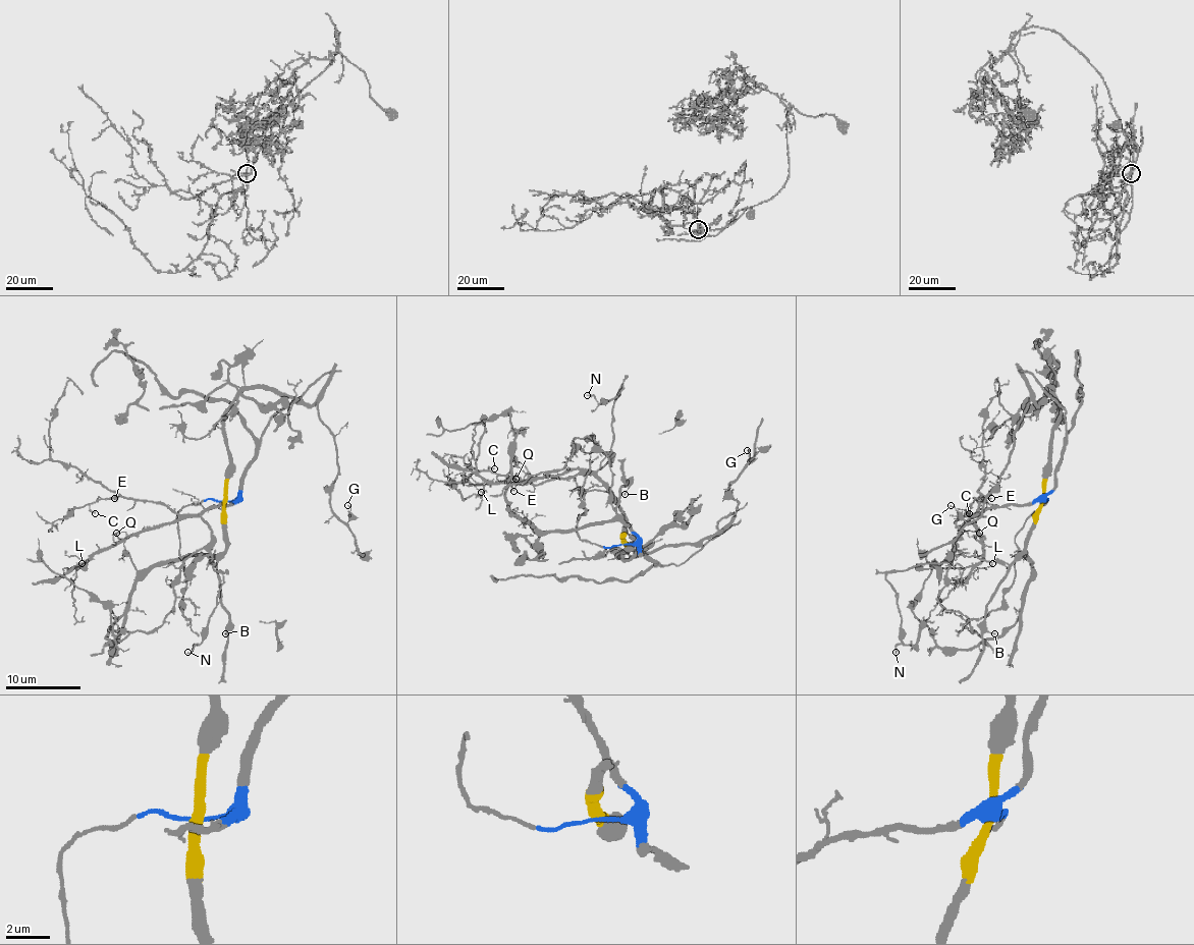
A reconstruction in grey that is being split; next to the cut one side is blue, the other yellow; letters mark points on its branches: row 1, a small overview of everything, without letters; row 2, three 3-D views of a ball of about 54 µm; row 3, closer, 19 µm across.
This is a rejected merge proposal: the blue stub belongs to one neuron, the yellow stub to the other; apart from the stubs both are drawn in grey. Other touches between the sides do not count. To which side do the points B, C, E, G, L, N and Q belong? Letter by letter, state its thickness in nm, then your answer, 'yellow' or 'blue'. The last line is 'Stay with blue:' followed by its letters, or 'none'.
B: calibre 110 nm; yellow
C: calibre 120 nm; blue
E: calibre 110 nm; blue
G: calibre 100 nm; yellow
L: calibre 110 nm; blue
N: calibre 100 nm; blue
Q: calibre 100 nm; blue
Stay with blue: C, E, L, N, Q

